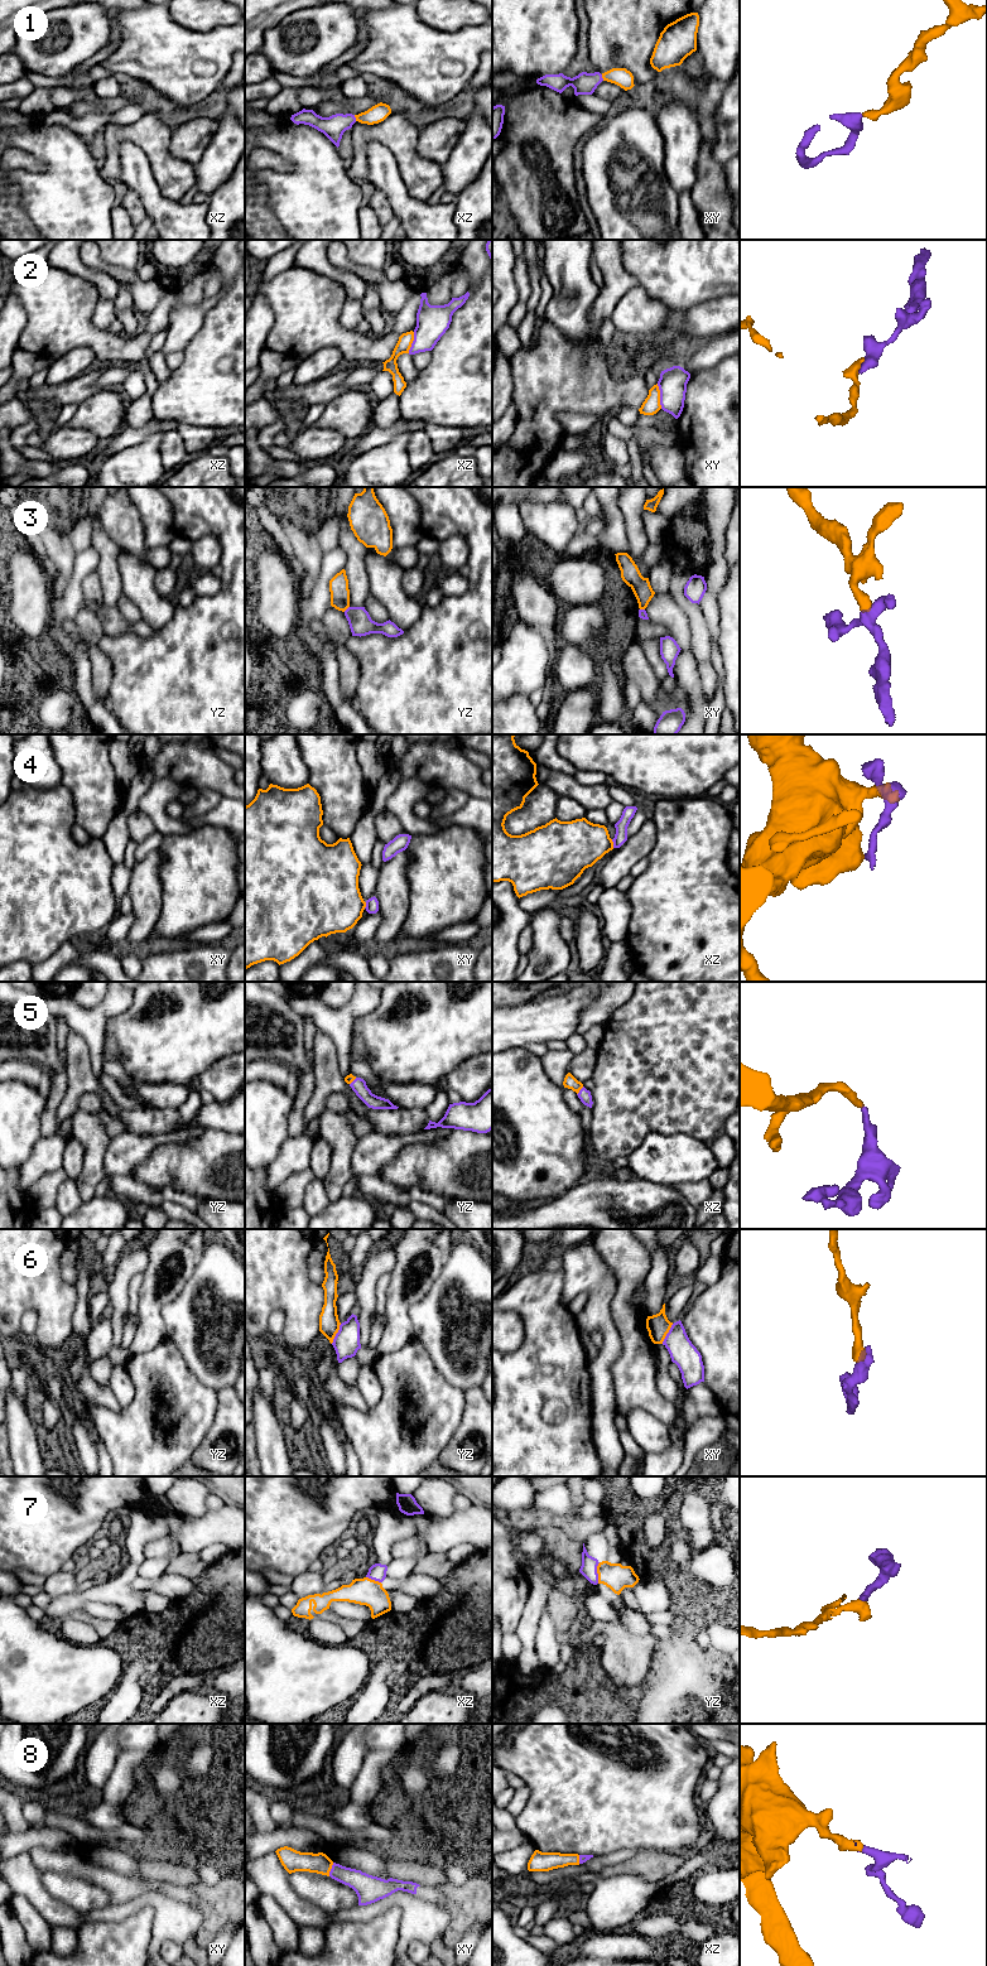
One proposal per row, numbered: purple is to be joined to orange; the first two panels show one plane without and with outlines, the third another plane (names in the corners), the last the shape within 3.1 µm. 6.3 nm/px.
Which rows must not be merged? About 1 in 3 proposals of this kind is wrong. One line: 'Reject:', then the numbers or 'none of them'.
Reject: 2, 3, 4, 6

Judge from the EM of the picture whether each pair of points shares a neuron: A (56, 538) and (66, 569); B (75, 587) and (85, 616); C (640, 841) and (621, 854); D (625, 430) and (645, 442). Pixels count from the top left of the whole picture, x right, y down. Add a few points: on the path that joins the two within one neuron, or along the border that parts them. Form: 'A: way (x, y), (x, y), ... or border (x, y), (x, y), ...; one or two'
A: way (58, 545), (65, 562); one
B: border (82, 605), (73, 617); two
C: way (635, 846), (626, 854); one
D: way (630, 433), (636, 433), (640, 437); one

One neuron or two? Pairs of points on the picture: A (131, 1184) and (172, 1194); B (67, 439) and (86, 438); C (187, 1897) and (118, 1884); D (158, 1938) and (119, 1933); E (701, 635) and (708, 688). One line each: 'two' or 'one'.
A: one
B: one
C: one
D: two
E: two

